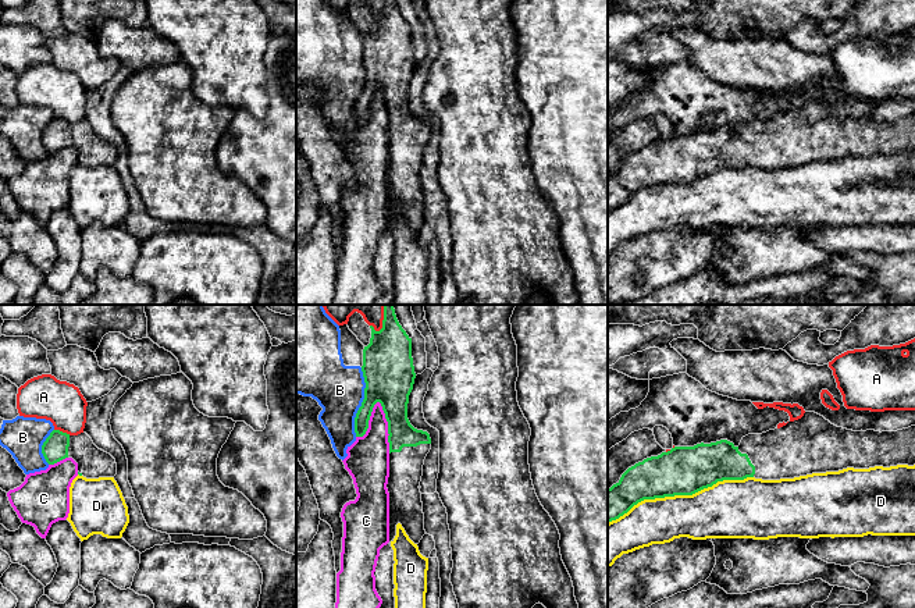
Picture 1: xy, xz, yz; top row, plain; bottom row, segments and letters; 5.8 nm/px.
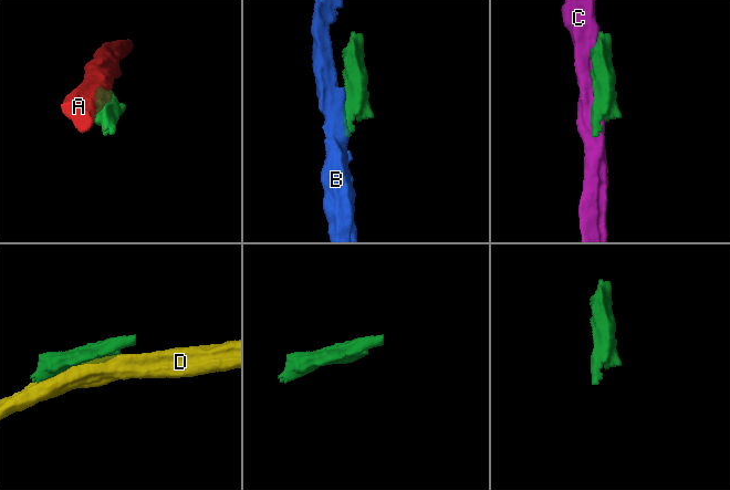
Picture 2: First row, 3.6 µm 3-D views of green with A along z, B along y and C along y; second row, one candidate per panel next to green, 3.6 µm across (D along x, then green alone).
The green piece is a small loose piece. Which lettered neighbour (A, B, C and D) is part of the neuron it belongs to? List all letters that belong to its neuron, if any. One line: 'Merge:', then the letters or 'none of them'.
Merge: none of them

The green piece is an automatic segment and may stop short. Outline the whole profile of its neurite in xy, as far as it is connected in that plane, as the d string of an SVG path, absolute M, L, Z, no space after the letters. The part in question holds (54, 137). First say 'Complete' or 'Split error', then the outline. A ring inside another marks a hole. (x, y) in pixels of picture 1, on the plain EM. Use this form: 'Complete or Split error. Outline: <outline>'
Split error. Outline: M53 118L42 134L42 142L49 153L72 146L78 152L78 163L86 167L114 166L117 163L115 147L99 138L86 121L70 124Z

